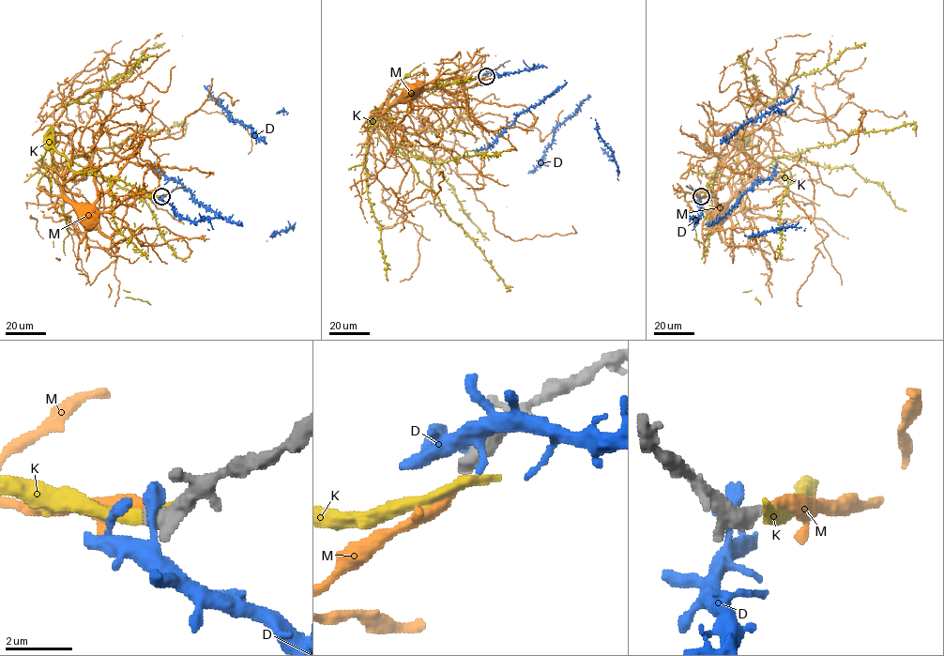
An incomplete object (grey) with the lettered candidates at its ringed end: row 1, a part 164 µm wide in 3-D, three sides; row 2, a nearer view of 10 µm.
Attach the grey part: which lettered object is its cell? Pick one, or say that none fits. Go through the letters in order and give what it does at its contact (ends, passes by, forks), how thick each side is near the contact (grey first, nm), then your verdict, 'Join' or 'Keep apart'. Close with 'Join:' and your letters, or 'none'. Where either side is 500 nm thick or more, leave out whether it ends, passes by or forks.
D: Thickness 700 nm (grey) against 440 nm. Keep apart
K: It ends there. Thickness 480 nm (grey) against 440 nm. Keep apart
M: It ends there. Thickness 480 nm (grey) against 280 nm. Join
Join: M

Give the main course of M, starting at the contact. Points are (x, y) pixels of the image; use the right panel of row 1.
M: (701, 196), (713, 196), (719, 205), (717, 226), (708, 236), (715, 221)

